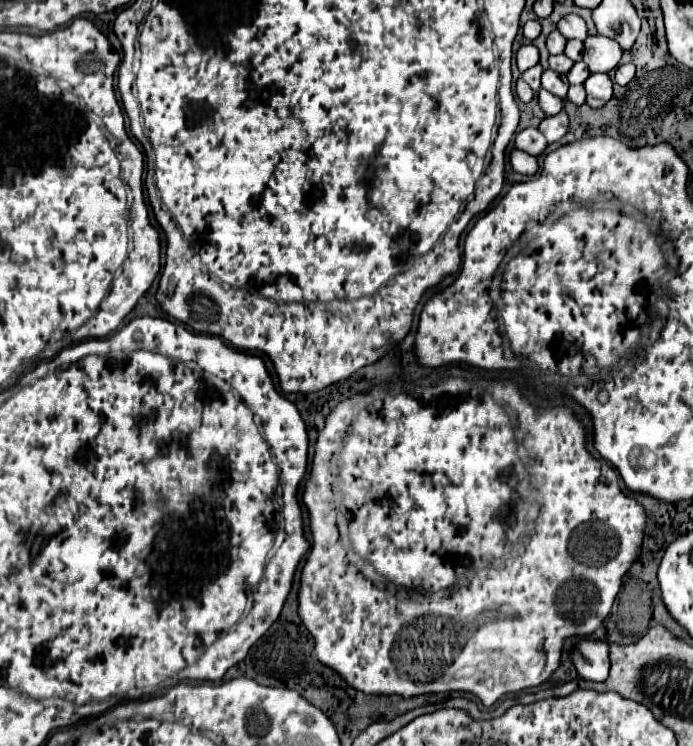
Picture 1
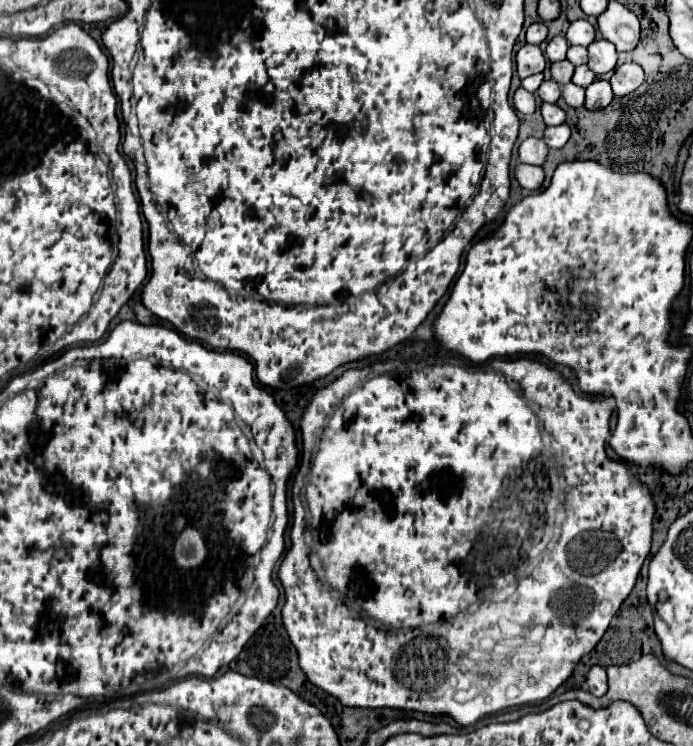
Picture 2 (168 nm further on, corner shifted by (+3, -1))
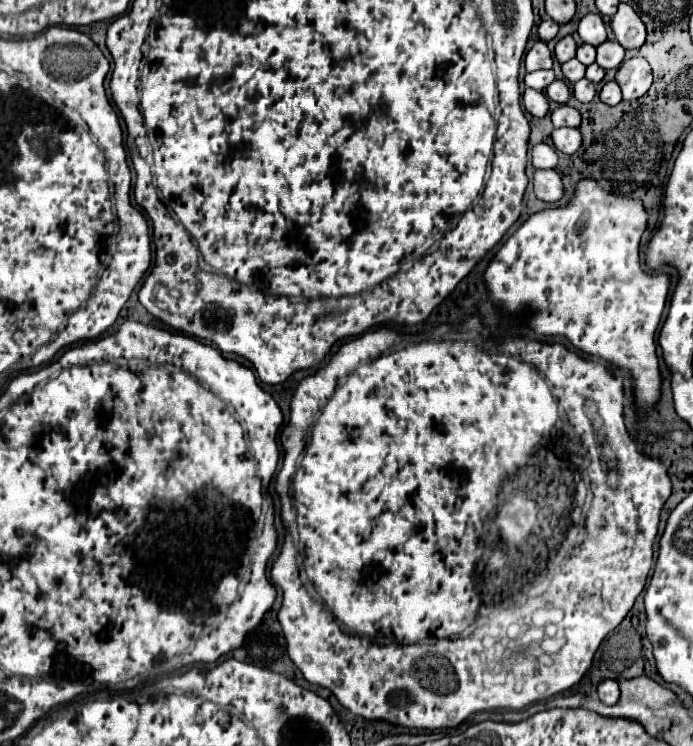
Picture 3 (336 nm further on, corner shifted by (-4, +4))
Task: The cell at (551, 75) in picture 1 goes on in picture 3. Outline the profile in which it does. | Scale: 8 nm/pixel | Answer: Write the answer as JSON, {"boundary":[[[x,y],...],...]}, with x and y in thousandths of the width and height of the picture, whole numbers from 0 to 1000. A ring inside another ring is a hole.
{"boundary":[[[798,109],[798,111],[786,119],[786,125],[789,125],[792,133],[798,133],[798,135],[804,135],[804,138],[818,138],[821,130],[824,130],[821,117],[818,117],[812,109]]]}

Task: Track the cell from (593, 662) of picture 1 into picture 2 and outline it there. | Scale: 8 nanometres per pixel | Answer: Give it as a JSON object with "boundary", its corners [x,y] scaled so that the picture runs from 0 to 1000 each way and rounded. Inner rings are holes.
{"boundary":[[[854,893],[848,906],[846,906],[846,917],[848,917],[848,925],[851,930],[857,933],[872,933],[872,928],[877,925],[877,917],[874,917],[874,898],[869,893]]]}

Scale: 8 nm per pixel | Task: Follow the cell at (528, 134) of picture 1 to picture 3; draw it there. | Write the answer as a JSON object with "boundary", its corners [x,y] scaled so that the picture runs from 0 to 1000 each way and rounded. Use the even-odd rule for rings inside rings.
{"boundary":[[[775,192],[766,202],[766,216],[775,227],[798,227],[804,221],[804,205],[795,194]]]}

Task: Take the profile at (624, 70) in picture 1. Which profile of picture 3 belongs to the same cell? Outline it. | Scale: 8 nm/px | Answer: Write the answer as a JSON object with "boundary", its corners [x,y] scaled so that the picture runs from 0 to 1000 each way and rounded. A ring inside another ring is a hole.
{"boundary":[[[913,76],[913,79],[899,82],[890,95],[887,109],[893,111],[893,117],[899,122],[899,133],[916,133],[916,130],[931,127],[942,109],[939,90],[937,90],[934,79]]]}

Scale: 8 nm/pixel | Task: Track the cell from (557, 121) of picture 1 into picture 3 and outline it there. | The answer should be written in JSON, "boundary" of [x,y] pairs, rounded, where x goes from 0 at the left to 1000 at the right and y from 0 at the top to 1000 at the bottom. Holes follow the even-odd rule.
{"boundary":[[[807,170],[798,176],[795,186],[798,186],[801,200],[810,205],[818,205],[818,208],[830,205],[838,194],[838,178],[830,170]]]}

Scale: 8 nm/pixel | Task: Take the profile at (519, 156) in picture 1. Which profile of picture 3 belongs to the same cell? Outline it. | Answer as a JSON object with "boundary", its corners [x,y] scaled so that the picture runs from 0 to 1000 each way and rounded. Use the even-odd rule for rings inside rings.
{"boundary":[[[772,227],[769,251],[772,251],[772,261],[789,272],[801,272],[812,261],[810,237],[801,227]]]}

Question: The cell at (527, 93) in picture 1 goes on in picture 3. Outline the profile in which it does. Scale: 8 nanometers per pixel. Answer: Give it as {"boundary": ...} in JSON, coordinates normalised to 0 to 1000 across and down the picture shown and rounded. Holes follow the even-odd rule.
{"boundary":[[[758,119],[758,125],[755,125],[755,141],[772,157],[784,157],[792,149],[789,127],[784,122],[772,122],[772,119]]]}

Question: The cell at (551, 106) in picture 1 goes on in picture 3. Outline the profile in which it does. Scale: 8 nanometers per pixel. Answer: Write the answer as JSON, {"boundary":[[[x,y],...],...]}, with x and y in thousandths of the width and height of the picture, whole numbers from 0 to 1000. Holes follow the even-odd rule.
{"boundary":[[[807,141],[798,151],[795,151],[798,168],[801,170],[835,170],[838,165],[838,154],[833,146],[821,143],[821,141]]]}

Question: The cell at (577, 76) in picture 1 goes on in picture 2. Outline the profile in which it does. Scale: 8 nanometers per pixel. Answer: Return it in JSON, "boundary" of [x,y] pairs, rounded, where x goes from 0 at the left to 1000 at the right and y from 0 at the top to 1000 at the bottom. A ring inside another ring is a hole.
{"boundary":[[[834,88],[831,97],[828,97],[828,105],[825,105],[825,110],[840,115],[840,118],[851,115],[857,107],[860,107],[860,102],[857,102],[857,97],[848,88]]]}

